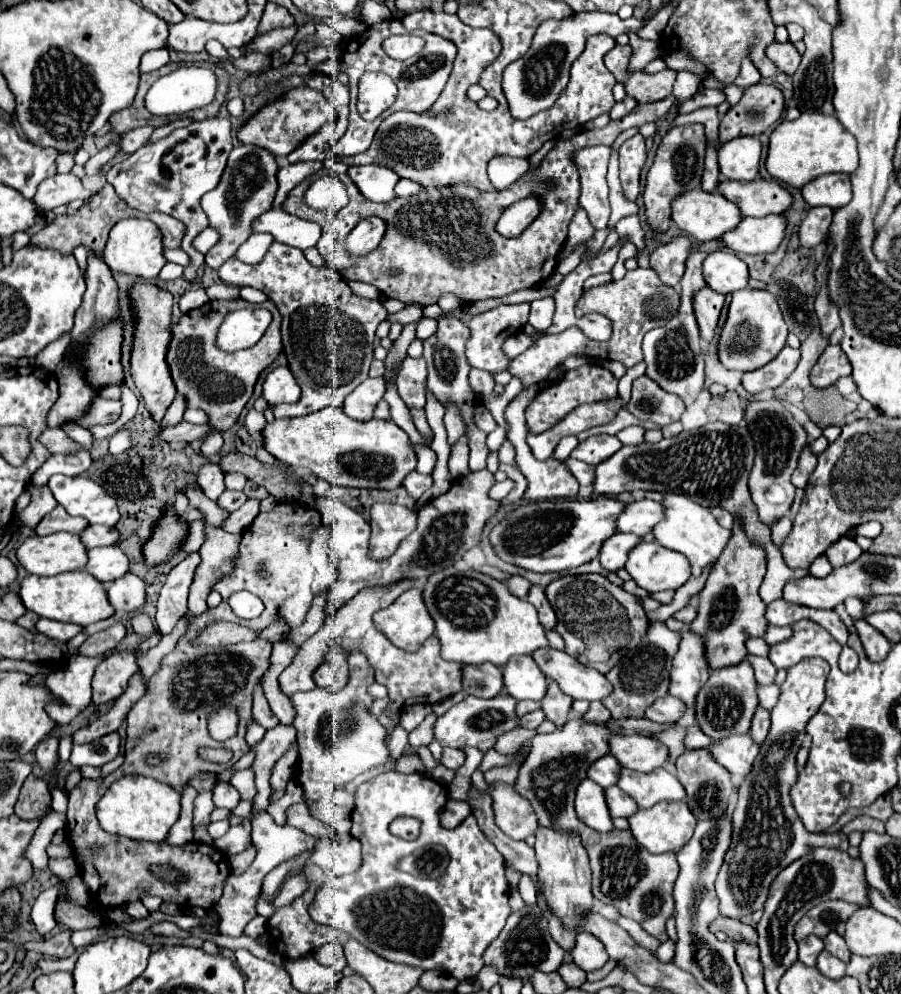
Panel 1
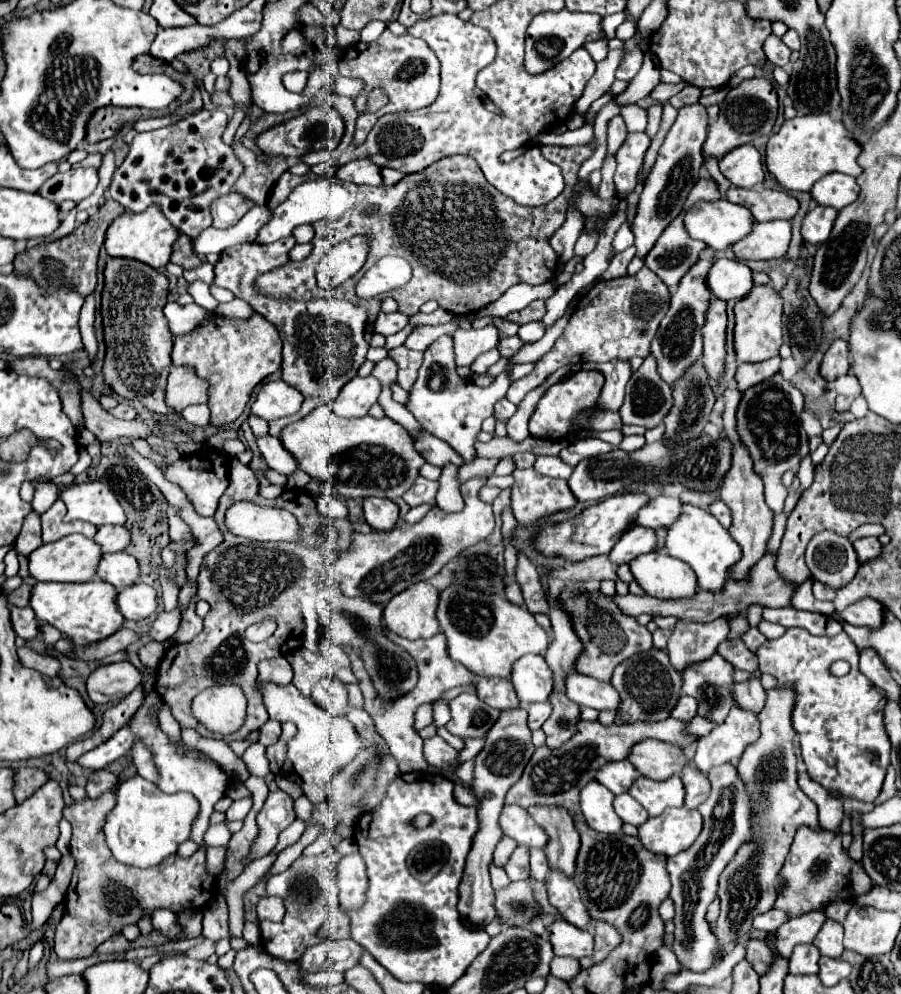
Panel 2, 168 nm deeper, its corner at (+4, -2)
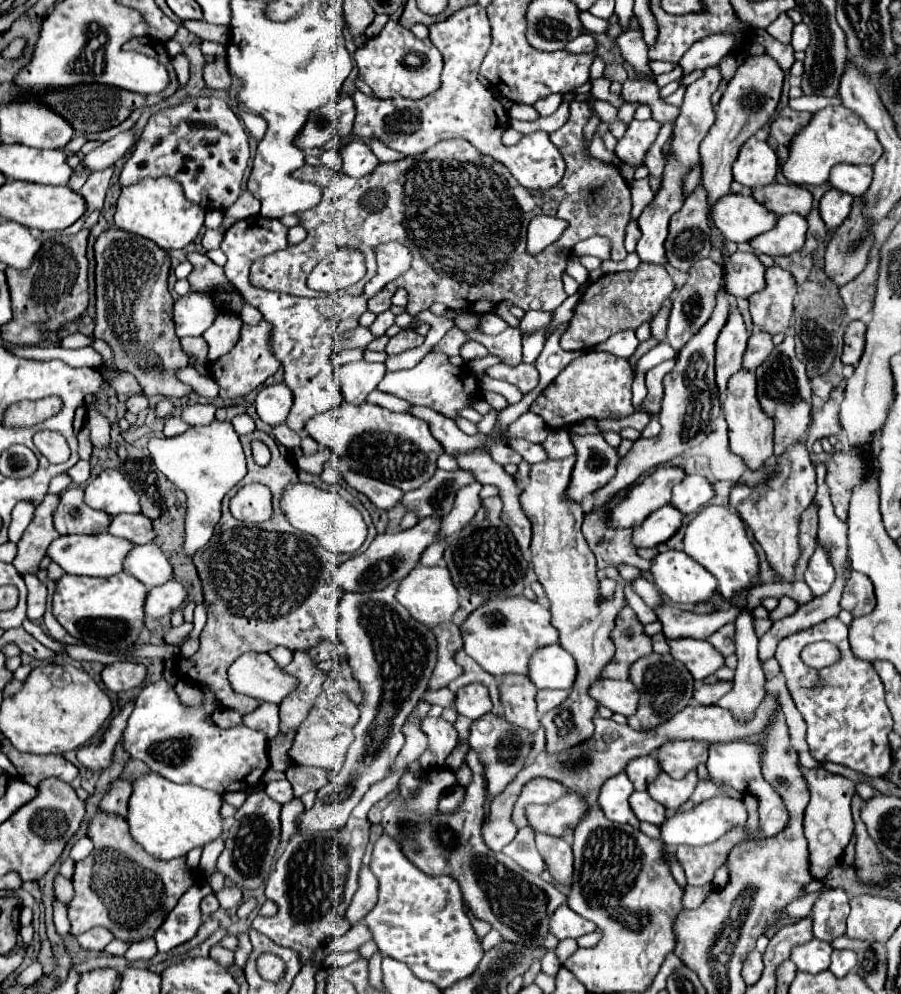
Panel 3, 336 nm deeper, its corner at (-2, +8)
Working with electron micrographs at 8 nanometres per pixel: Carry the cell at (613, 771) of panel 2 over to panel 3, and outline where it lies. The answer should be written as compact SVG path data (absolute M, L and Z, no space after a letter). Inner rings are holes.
M646 756L646 758L636 758L626 766L626 774L630 776L632 784L636 790L646 790L646 786L650 782L654 782L654 778L662 772L660 764L656 758Z

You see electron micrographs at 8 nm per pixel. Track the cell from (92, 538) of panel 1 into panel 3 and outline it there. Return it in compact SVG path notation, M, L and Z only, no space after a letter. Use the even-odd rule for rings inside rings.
M118 514L112 518L108 532L126 538L132 544L150 544L156 538L154 526L144 514Z

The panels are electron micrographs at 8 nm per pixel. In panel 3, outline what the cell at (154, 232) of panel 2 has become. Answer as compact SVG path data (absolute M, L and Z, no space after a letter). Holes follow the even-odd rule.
M144 178L134 186L126 186L118 198L118 210L114 222L118 228L128 230L132 234L140 234L148 240L154 240L162 250L176 250L188 246L204 226L202 206L194 206L182 194L182 184L174 182L172 178Z

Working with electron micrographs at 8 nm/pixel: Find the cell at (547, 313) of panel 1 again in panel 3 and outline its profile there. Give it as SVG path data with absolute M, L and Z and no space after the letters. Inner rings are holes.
M538 330L538 332L530 334L530 336L524 336L522 344L524 344L524 358L522 360L526 364L534 364L534 360L538 358L538 354L544 348L544 330Z

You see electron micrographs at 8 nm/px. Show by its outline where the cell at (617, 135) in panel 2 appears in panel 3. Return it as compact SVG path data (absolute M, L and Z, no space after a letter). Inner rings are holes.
M594 78L594 80L590 80L590 84L592 84L592 90L590 90L590 92L592 92L596 98L606 100L606 102L610 102L610 104L616 106L616 108L622 106L624 98L610 92L610 80L606 80L606 78Z

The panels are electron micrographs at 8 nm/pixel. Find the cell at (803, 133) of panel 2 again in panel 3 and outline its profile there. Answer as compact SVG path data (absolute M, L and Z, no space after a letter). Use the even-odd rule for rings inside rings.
M828 106L814 114L810 124L802 128L798 136L788 146L790 158L782 166L784 176L796 184L814 184L818 186L820 180L828 182L830 168L836 164L874 164L882 156L882 144L878 142L874 130L862 122L852 110L846 106ZM794 178L794 180L792 180ZM800 180L800 182L798 182Z

